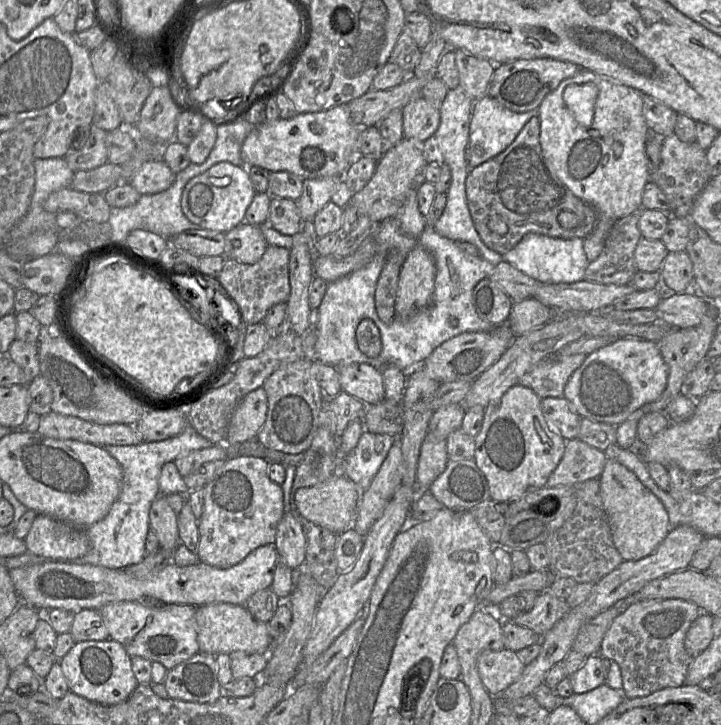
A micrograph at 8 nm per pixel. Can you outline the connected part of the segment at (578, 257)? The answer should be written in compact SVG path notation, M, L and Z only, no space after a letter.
M528 233L514 248L502 256L503 261L541 283L574 283L584 279L585 270L589 264L583 244L582 238L561 239Z

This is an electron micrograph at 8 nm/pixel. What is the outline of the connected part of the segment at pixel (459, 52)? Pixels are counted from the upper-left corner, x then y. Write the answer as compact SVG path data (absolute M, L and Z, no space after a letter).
M455 49L454 51L459 73L459 86L474 100L485 96L496 65L462 49Z

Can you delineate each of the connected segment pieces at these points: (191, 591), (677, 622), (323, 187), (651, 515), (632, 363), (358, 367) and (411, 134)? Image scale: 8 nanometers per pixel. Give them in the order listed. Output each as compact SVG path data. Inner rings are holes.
M267 544L258 547L257 549L253 550L251 553L249 553L241 562L238 564L226 568L216 568L211 565L208 565L202 561L199 561L198 563L190 566L178 566L172 562L169 562L166 564L159 572L157 572L155 575L146 578L146 579L136 579L131 576L129 576L123 569L110 569L103 566L95 566L90 564L77 564L72 562L62 562L62 561L54 561L54 560L46 560L42 563L20 567L20 568L14 568L9 570L10 577L12 579L14 588L20 598L20 601L22 604L29 605L39 611L43 611L42 616L45 614L45 611L49 611L51 609L63 609L70 611L74 614L83 611L83 610L99 610L104 605L113 603L113 602L120 602L120 601L145 601L145 602L158 602L161 604L185 604L185 605L192 605L195 607L212 604L212 603L230 603L230 604L236 604L236 605L245 605L247 600L256 592L270 588L272 581L273 581L273 574L274 569L276 567L277 562L279 561L279 555L277 553L277 550L274 546L274 544Z
M683 599L645 600L634 603L613 620L603 637L599 653L619 665L624 698L644 697L685 684L693 658L685 649L685 636L701 613L696 604Z
M341 176L311 178L303 180L302 194L297 202L297 207L302 220L313 220L334 194Z
M607 458L598 480L613 543L623 560L640 560L650 555L671 529L668 513L662 502L632 471L610 458Z
M618 338L588 354L564 387L565 397L582 418L618 426L635 410L658 399L668 379L668 366L656 342Z
M347 363L336 367L343 392L372 405L385 397L382 369L366 363Z
M418 95L401 110L405 138L422 143L434 135L440 123L439 106Z

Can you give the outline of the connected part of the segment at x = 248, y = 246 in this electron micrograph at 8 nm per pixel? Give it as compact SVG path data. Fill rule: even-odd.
M244 221L225 233L224 258L243 264L255 264L266 251L268 244L262 226L251 225Z

